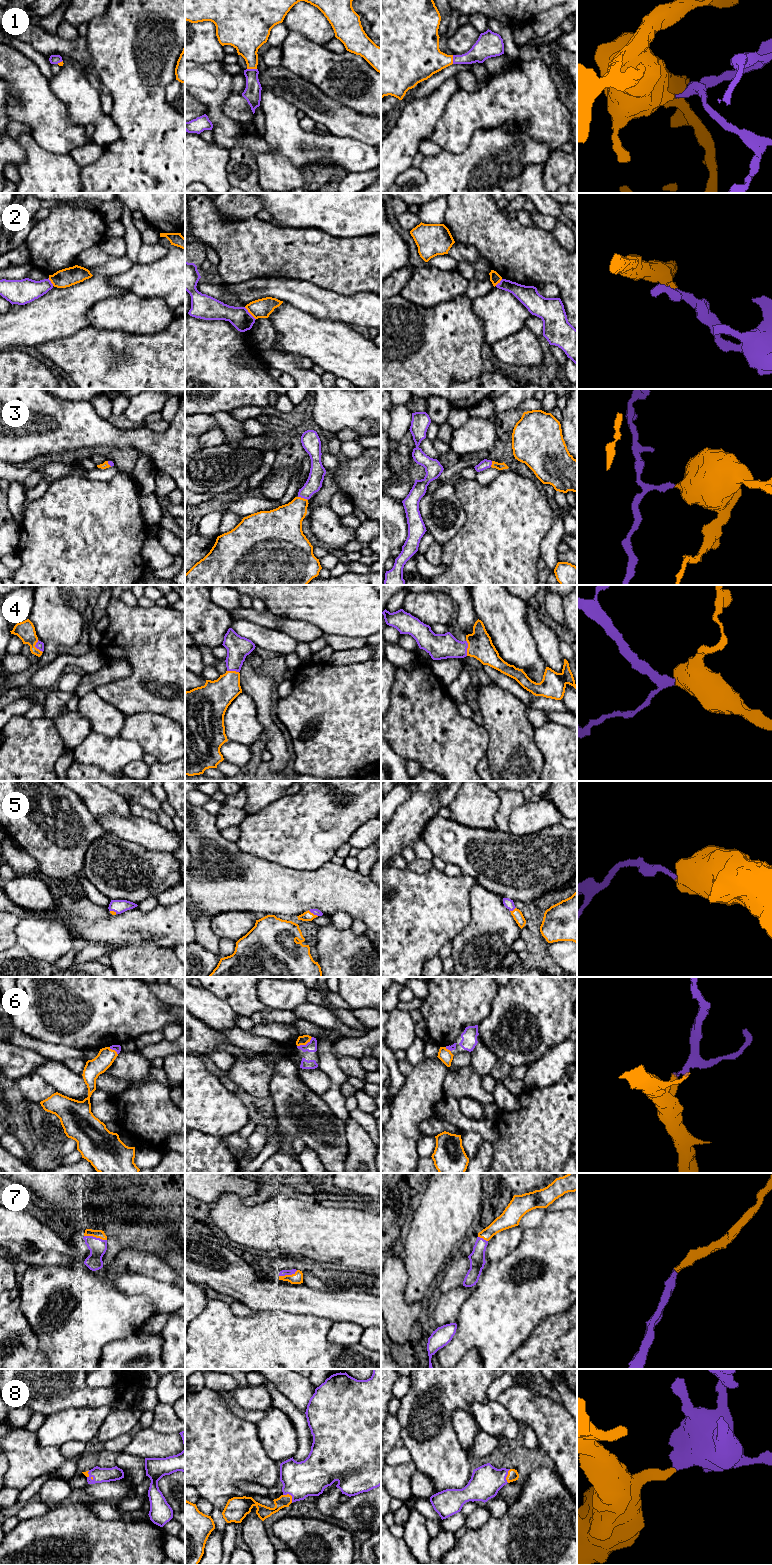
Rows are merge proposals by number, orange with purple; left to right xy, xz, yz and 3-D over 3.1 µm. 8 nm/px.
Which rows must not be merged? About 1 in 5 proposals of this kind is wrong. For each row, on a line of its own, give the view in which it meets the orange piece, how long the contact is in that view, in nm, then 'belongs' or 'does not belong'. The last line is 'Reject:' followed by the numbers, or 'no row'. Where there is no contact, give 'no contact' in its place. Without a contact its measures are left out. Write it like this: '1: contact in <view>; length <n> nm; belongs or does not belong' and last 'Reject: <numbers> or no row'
1: contact in xz; length 80 nm; belongs
2: contact in xz; length 140 nm; does not belong
3: contact in xz; length 90 nm; belongs
4: contact in yz; length 130 nm; belongs
5: contact in xz; length 90 nm; belongs
6: contact in xz; length 150 nm; belongs
7: contact in xy; length 190 nm; belongs
8: contact in xz; length 100 nm; belongs
Reject: 2

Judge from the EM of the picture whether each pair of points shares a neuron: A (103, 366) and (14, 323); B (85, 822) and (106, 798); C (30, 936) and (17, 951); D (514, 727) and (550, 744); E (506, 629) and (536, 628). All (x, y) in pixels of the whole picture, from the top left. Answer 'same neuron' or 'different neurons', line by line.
A: different neurons
B: different neurons
C: different neurons
D: different neurons
E: different neurons

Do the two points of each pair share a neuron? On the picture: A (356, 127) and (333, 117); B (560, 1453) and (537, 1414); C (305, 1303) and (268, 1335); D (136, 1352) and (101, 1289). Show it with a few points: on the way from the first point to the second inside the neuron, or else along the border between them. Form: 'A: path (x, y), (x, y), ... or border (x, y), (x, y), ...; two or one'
A: path (350, 123), (339, 120); one
B: path (560, 1443), (560, 1437), (547, 1424); one
C: border (270, 1312), (294, 1312), (317, 1316); two
D: border (140, 1331), (124, 1338), (111, 1340), (106, 1344); two

